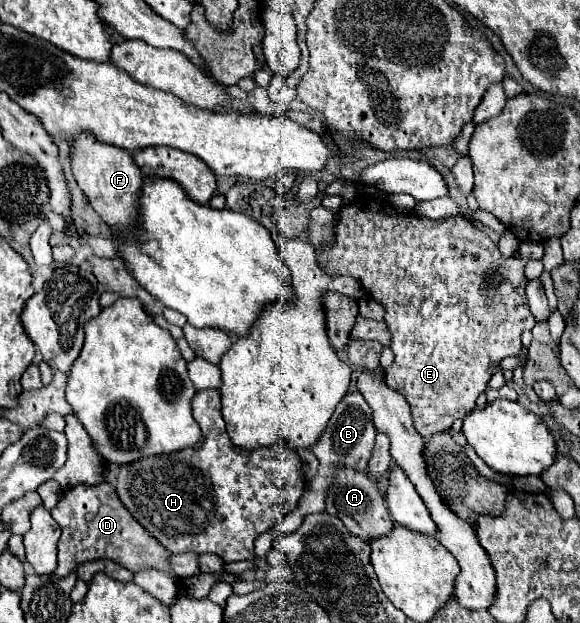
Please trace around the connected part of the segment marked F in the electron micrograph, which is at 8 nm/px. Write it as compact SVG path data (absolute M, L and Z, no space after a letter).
M81 132L71 146L71 168L79 188L87 194L89 204L95 208L101 220L113 230L121 228L123 234L131 232L131 224L137 222L137 198L143 184L141 170L135 164L133 156L123 148L115 148L111 144L95 140L93 136L89 136L89 132Z

